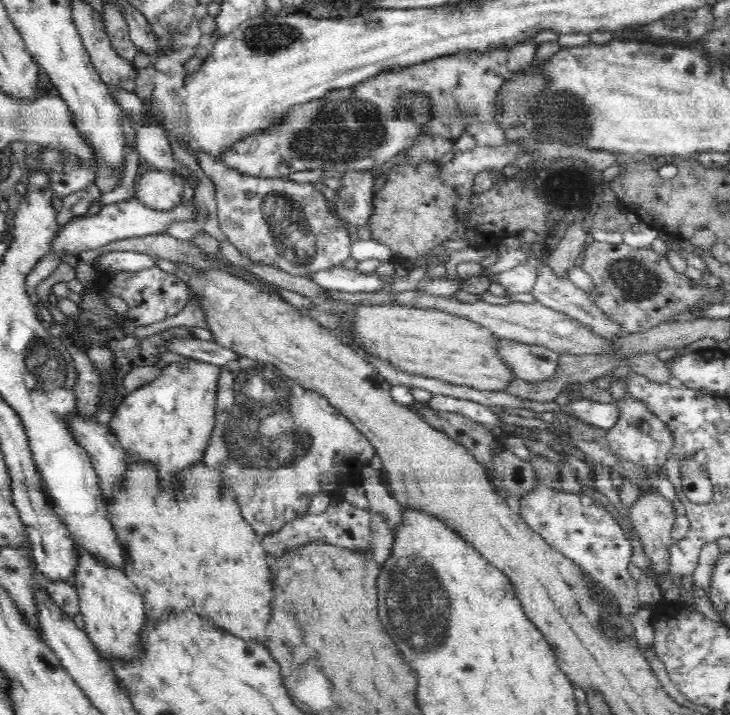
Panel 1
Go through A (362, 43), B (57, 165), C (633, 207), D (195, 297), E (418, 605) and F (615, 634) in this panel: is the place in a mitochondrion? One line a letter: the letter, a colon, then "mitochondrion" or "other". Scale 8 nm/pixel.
A: other
B: mitochondrion
C: other
D: other
E: mitochondrion
F: mitochondrion

